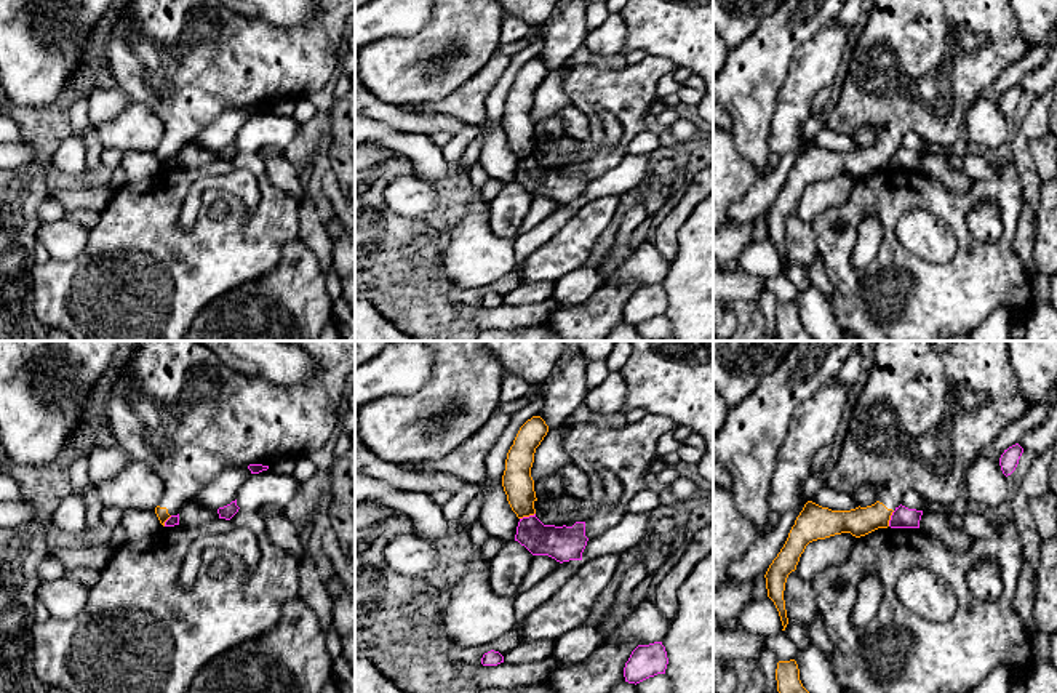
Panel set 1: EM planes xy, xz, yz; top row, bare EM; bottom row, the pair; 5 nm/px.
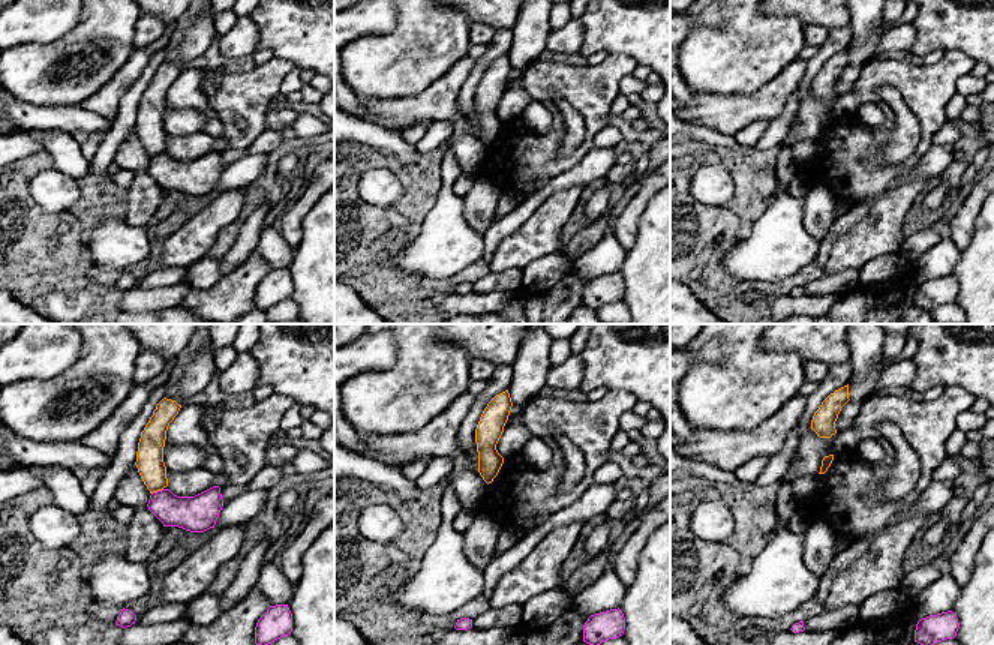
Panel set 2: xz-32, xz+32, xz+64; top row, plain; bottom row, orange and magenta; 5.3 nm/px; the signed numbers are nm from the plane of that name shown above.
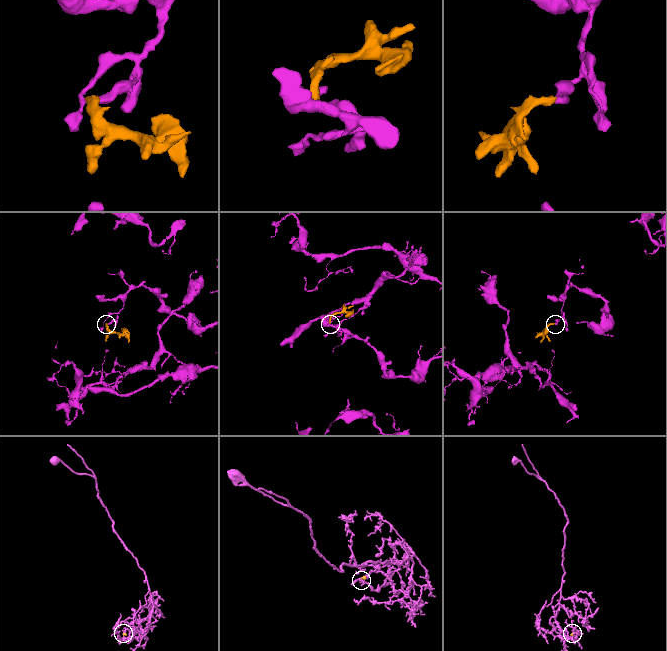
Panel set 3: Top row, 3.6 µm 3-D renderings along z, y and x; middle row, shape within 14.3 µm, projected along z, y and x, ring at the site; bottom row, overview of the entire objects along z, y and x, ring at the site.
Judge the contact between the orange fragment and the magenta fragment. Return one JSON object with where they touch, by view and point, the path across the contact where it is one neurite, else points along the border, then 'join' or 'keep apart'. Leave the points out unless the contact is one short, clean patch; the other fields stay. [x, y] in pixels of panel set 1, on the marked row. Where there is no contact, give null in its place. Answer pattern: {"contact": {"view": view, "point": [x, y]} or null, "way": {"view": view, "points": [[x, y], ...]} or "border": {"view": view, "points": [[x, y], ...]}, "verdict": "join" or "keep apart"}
{"contact": {"view": "xz", "point": [526, 516]}, "border": {"view": "xz", "points": [[534, 512], [520, 519]]}, "verdict": "keep apart"}

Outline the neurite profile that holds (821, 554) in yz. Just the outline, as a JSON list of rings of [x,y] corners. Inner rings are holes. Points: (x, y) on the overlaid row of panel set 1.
[[[851,533],[835,535],[812,541],[806,546],[796,565],[796,573],[804,579],[812,579],[825,568],[843,563],[856,544]]]

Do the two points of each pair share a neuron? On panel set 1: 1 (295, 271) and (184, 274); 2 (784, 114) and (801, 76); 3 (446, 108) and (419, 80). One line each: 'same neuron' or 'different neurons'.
1: different neurons
2: same neuron
3: different neurons

